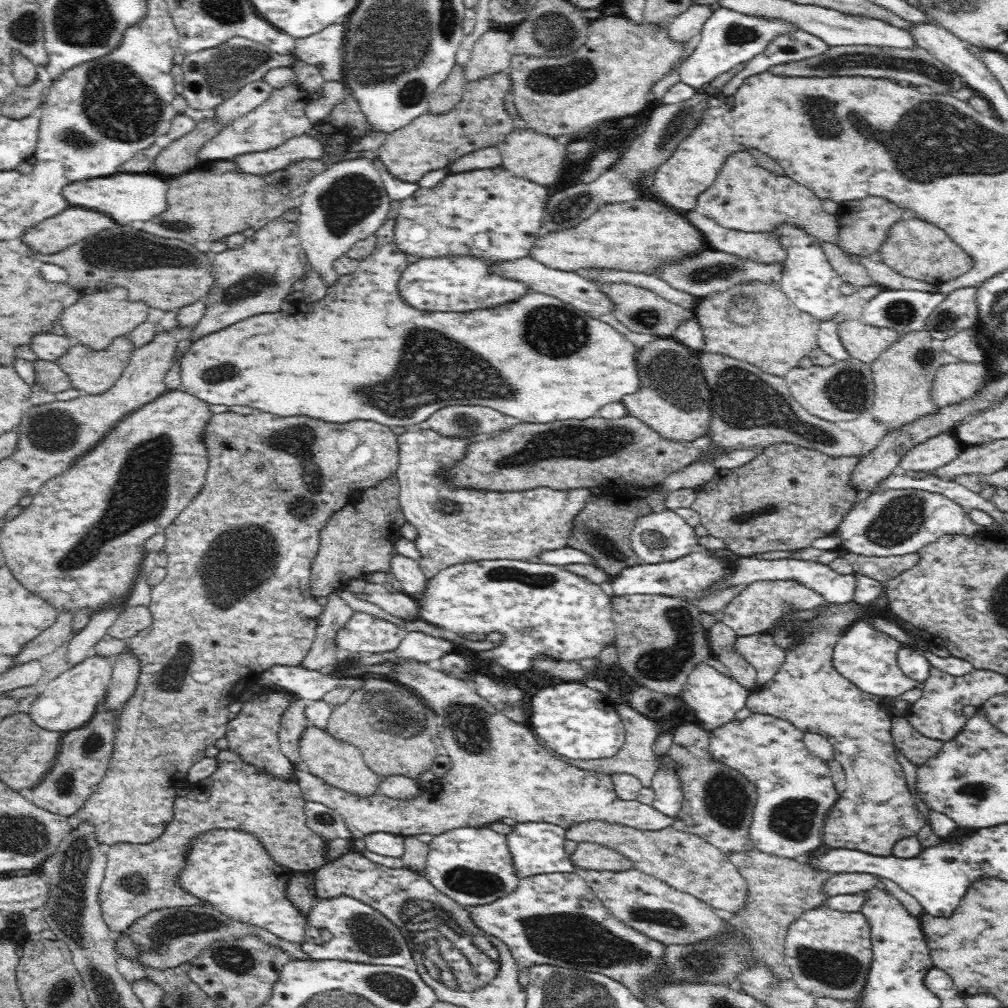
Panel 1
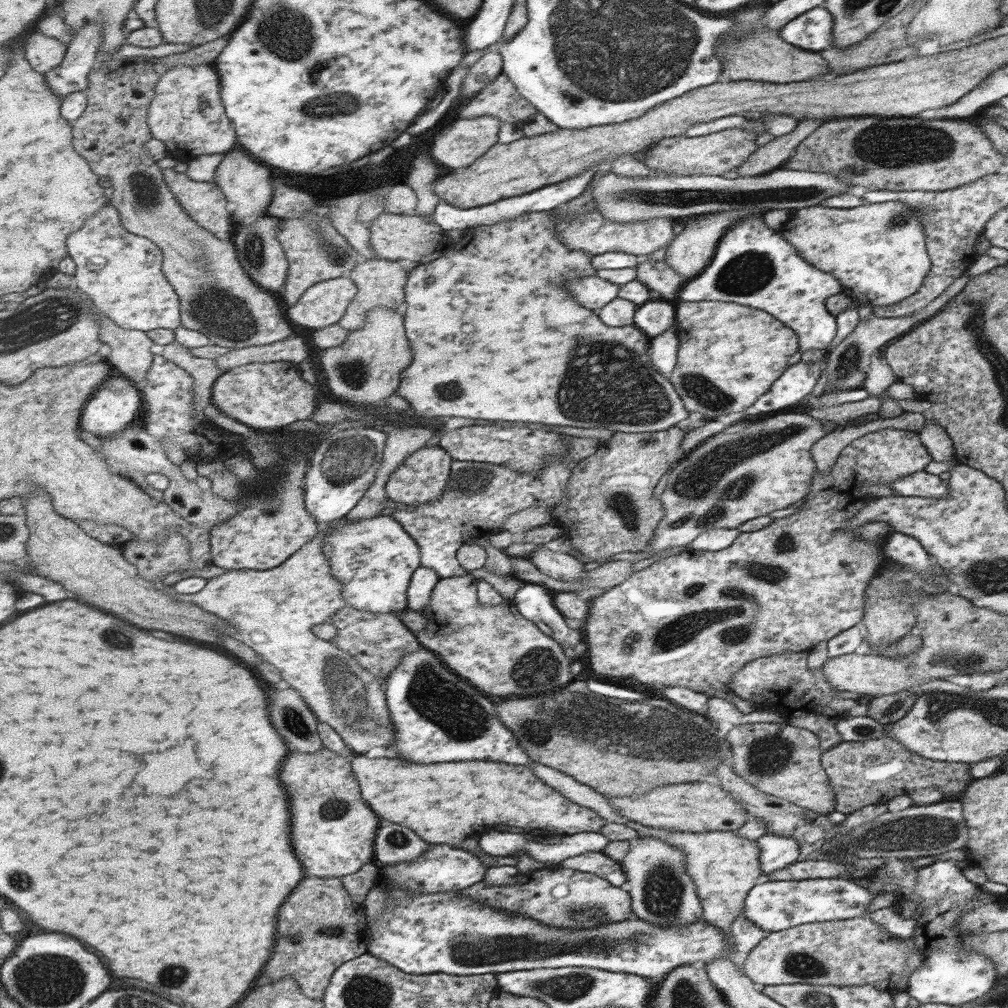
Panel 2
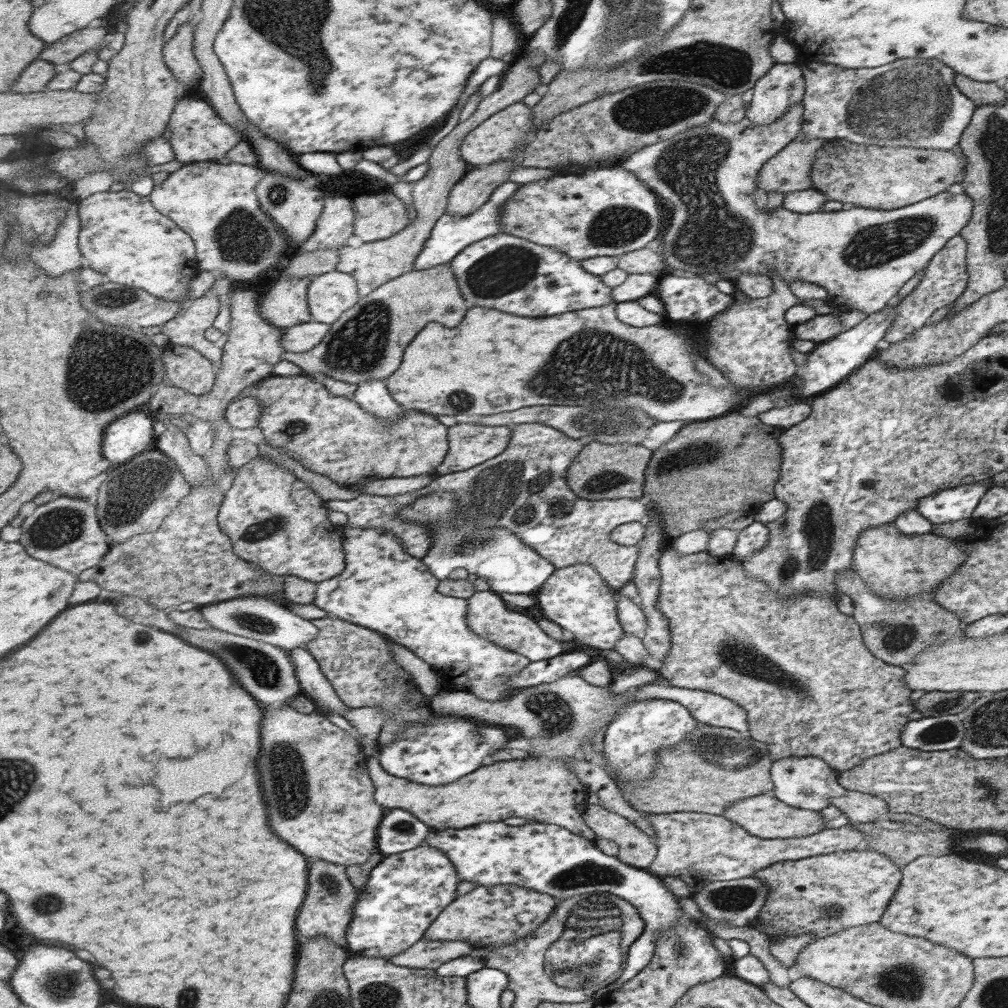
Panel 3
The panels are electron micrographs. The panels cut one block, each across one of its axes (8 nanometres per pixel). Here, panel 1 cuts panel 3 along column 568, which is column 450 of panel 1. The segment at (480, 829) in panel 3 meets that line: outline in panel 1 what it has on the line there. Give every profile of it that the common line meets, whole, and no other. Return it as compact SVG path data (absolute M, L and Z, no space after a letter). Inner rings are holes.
M455 827L436 835L428 845L427 862L421 874L462 906L470 908L494 902L510 894L520 882L507 835L498 834L489 827Z

